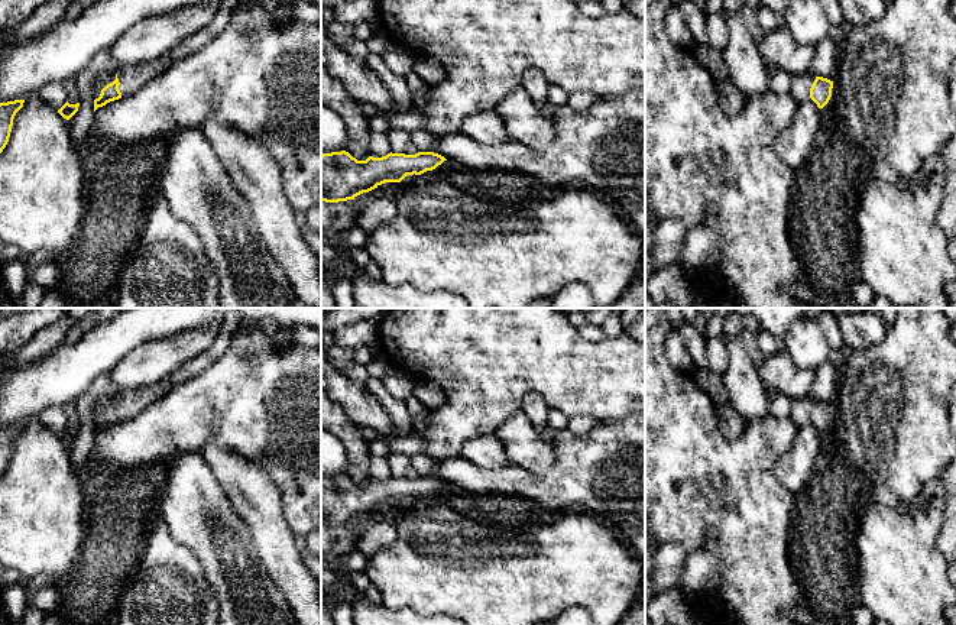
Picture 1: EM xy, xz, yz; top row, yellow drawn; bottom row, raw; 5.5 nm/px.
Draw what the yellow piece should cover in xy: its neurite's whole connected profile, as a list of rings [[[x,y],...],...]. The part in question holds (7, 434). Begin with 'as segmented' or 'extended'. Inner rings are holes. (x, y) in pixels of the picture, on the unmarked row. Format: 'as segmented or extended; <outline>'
as segmented; [[[25,424],[0,427],[0,477],[9,466],[13,443],[16,437],[23,431],[23,427]]]

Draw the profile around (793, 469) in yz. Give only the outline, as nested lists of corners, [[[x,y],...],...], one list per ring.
[[[810,422],[797,430],[795,440],[788,453],[785,453],[775,466],[775,473],[780,483],[795,495],[819,456],[820,433]]]

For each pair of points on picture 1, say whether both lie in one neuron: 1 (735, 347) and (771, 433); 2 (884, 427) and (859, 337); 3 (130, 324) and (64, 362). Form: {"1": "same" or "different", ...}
{"1": "different", "2": "different", "3": "same"}

